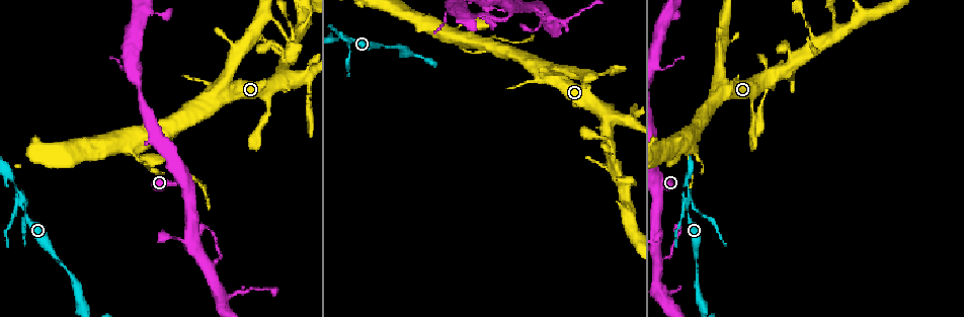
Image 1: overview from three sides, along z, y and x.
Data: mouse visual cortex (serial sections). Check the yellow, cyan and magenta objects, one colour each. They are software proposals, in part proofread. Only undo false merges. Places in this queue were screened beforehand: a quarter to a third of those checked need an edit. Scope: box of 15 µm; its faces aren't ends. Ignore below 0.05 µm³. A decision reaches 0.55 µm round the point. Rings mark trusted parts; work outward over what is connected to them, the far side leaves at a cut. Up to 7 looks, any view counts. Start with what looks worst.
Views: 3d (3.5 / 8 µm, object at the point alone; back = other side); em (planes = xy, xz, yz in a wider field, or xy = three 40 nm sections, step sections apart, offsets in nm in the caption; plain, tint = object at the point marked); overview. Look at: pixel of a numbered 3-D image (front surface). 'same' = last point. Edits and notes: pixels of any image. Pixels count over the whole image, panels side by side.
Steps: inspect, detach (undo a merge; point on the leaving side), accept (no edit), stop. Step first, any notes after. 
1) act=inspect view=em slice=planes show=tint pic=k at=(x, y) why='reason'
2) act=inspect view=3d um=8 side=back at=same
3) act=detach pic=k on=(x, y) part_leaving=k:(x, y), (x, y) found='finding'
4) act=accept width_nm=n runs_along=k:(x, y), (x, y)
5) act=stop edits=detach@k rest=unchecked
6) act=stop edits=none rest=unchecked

act=inspect view=em slice=xy step=3 show=tint pic=1 at=(25, 201) why='branch point'

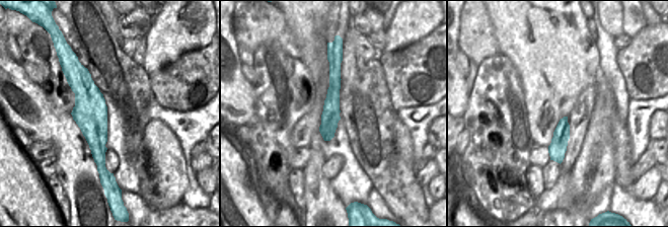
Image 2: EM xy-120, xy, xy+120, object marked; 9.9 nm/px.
act=inspect view=3d um=3.5 at=same why='wider look'

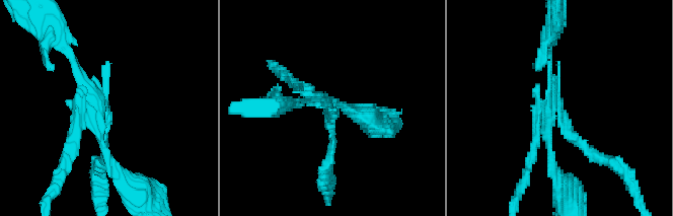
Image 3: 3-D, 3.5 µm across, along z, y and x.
act=accept runs_along=2:(81, 69), (100, 165) found='all the same cell'

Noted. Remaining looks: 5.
act=inspect view=3d um=3.5 pic=1 at=(166, 135) why='three-way junction'

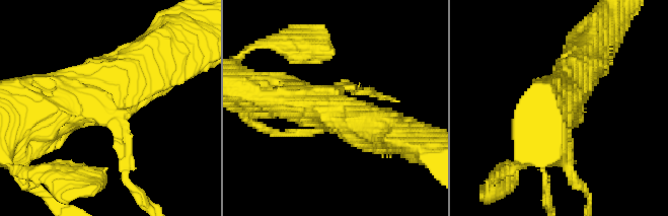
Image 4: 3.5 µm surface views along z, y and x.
act=inspect view=em slice=xy step=3 show=tint pic=4 at=(100, 114) arms=3 arm_widths_nm=150,600,600

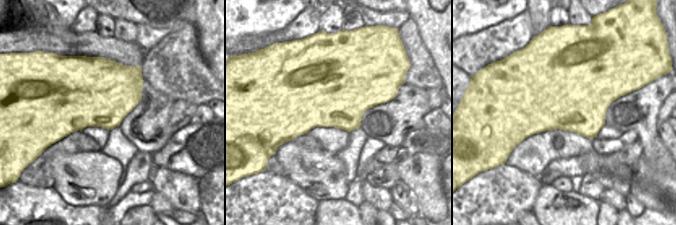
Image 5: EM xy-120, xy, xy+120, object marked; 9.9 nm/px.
act=detach pic=4 on=(128, 161) part_leaving=4:(117, 130), (123, 176), (145, 204) found='two cells meet here'

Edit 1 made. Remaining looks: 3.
act=inspect view=3d um=3.5 pic=1 at=(669, 258) why='sharp bend'

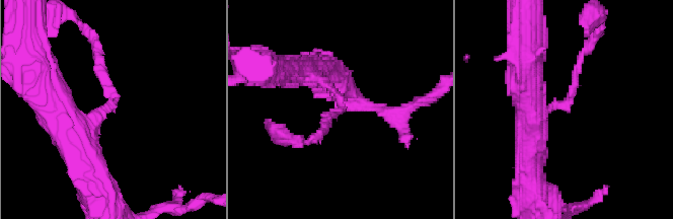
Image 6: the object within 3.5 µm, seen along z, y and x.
act=inspect view=em slice=xy step=2 show=tint pic=6 at=(565, 101) arm_widths_nm=150,300

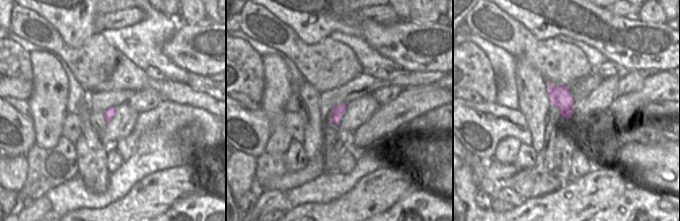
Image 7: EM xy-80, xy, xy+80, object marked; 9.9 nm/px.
act=accept found='one cell here'

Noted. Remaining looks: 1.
act=stop edits=detach@4 rest=unchecked

